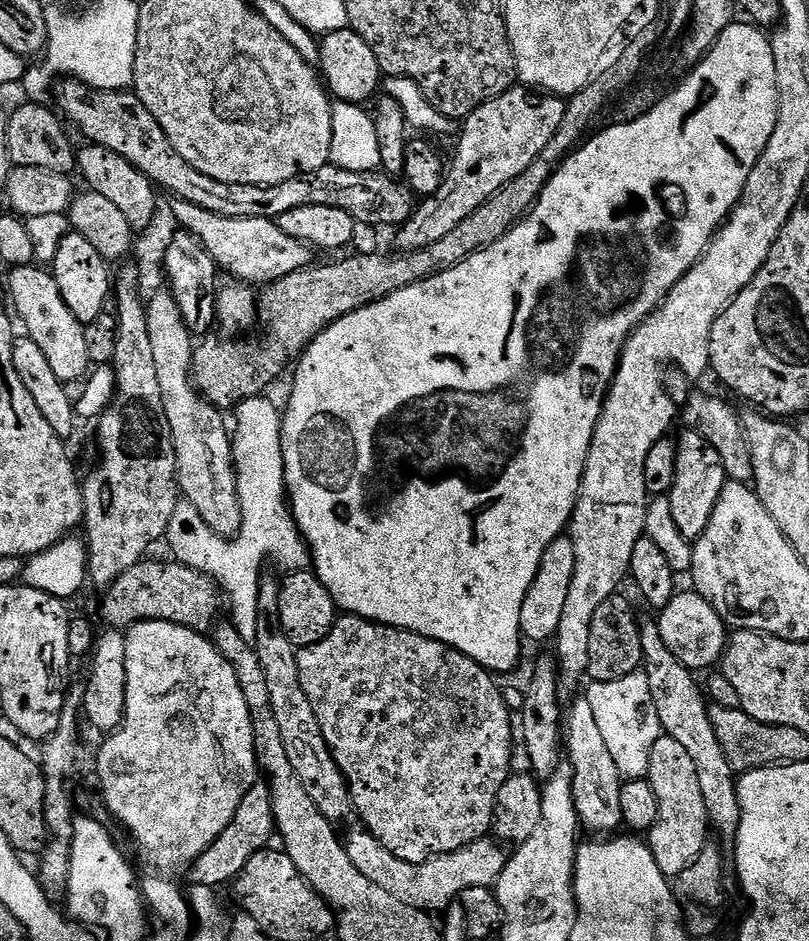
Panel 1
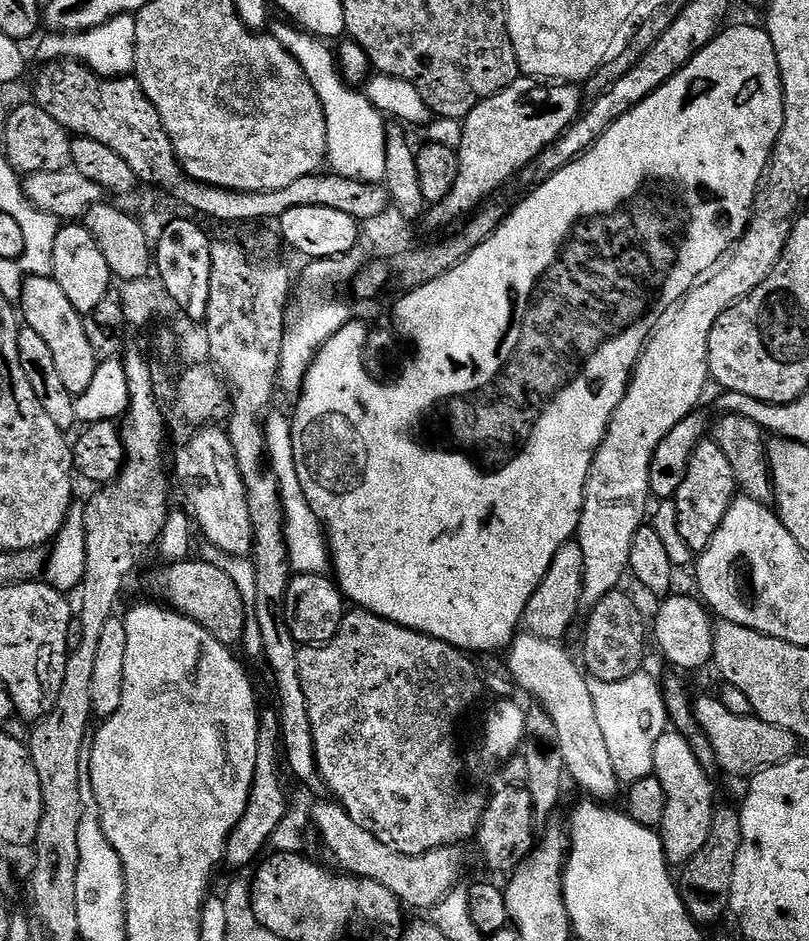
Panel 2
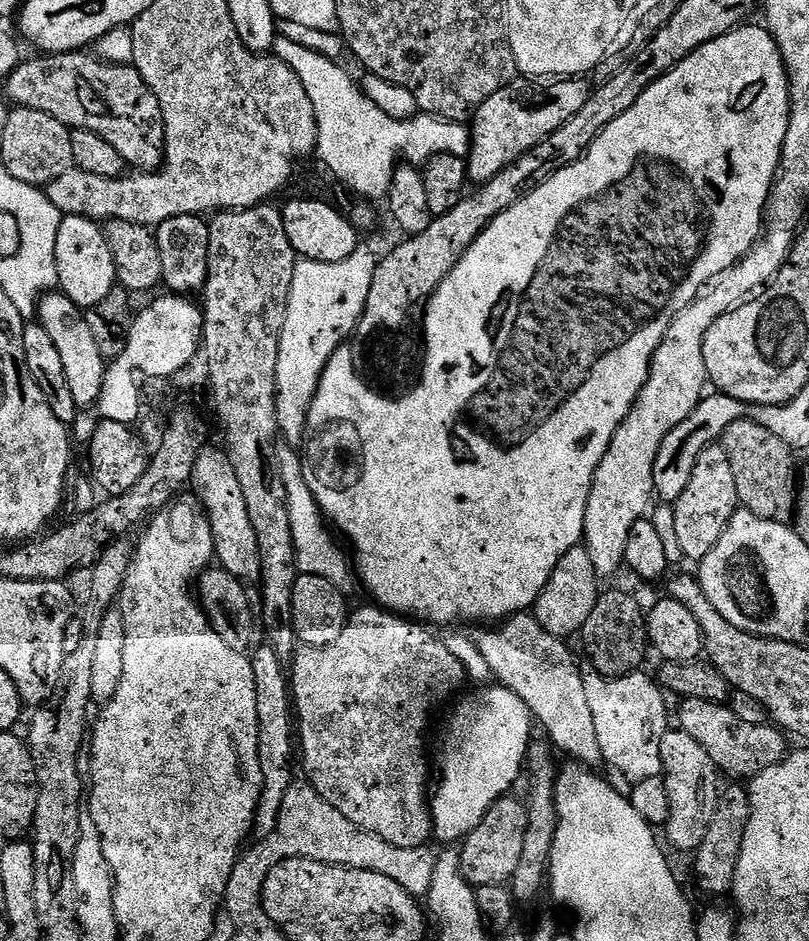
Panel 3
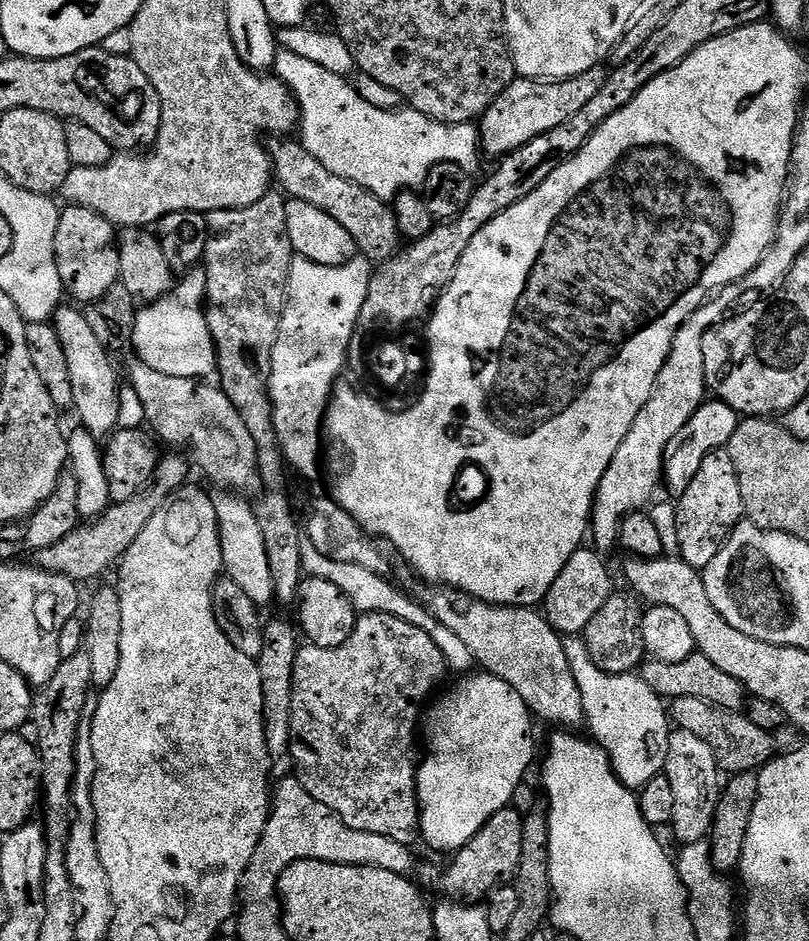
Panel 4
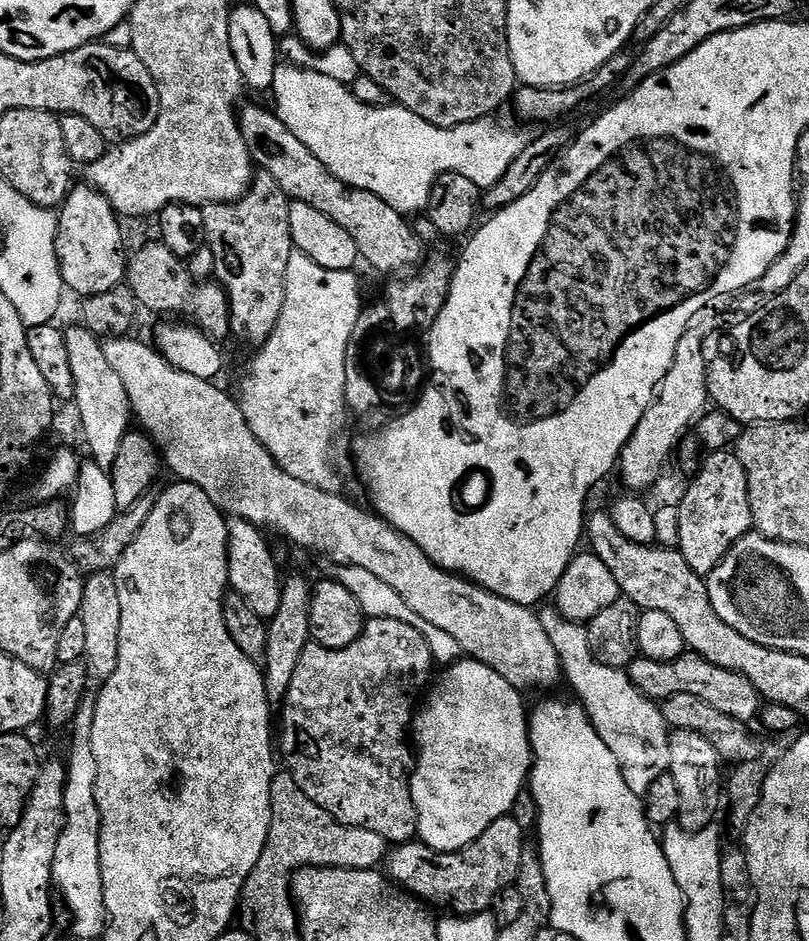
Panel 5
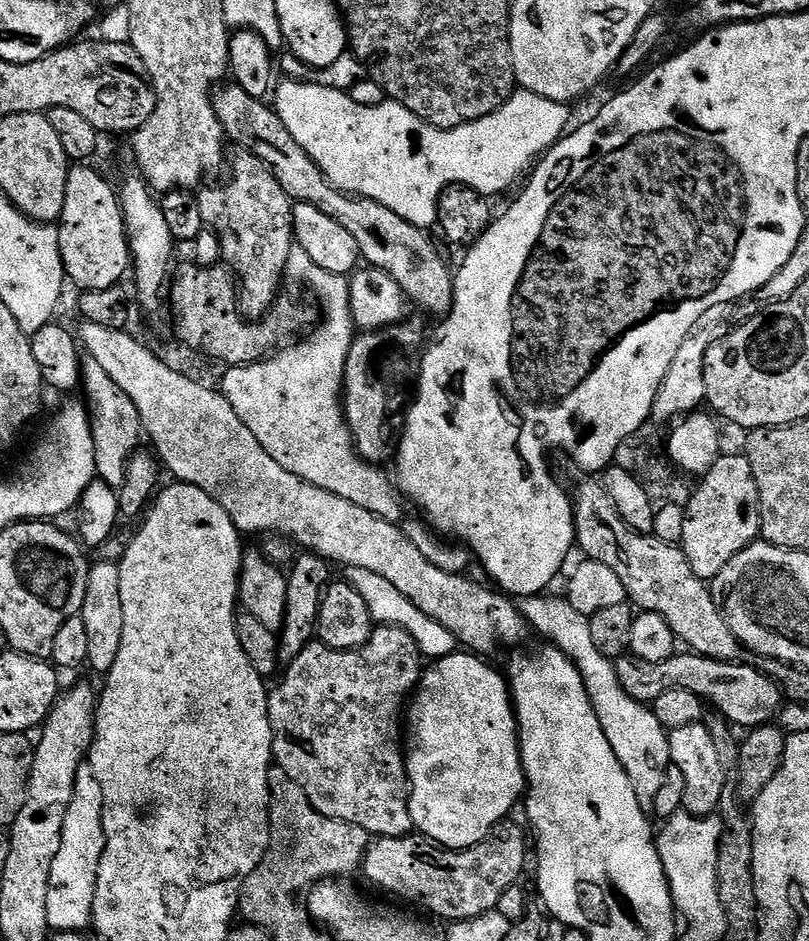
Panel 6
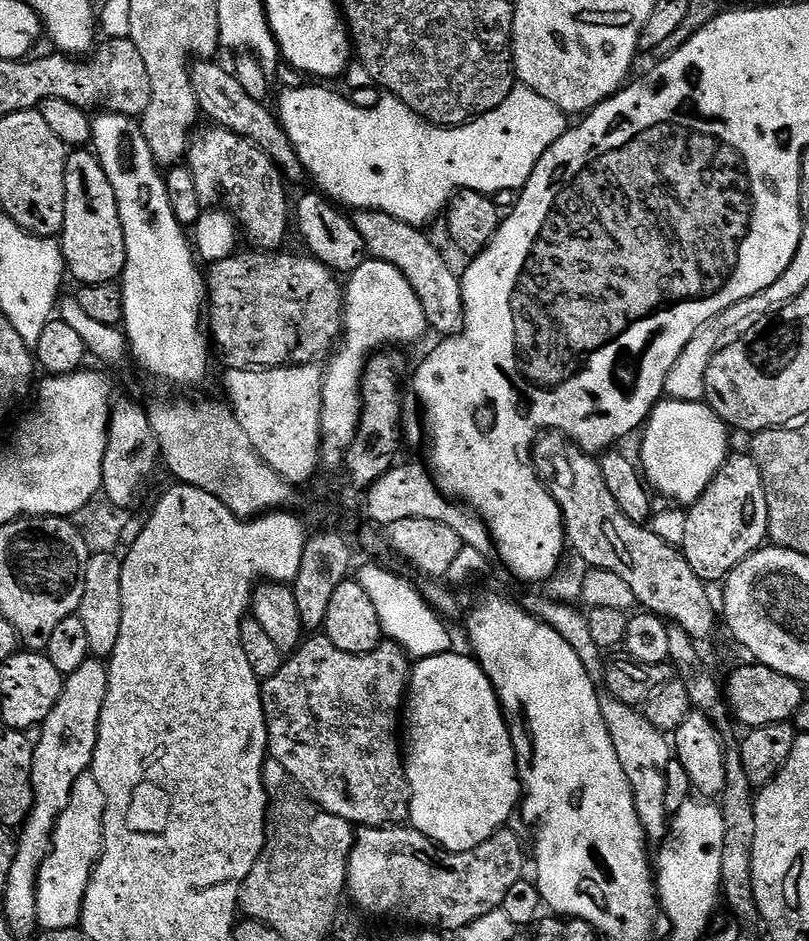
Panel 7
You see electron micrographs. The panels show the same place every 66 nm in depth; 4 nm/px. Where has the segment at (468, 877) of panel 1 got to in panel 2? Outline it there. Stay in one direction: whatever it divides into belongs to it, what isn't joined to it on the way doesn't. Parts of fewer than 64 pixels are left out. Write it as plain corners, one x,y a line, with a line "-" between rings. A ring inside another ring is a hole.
300,796
288,805
288,812
282,818
278,830
274,830
271,847
276,852
303,853
304,835
308,832
308,823
312,820
314,827
320,831
320,840
328,847
328,852
341,864
343,871
348,874
358,874
361,880
373,880
378,886
386,886
390,894
394,894
401,905
412,908
431,910
442,903
453,888
461,883
460,875
464,872
464,848
453,846
450,848
435,848
426,854
417,856
403,856
390,850
370,830
362,830
346,814
344,809
335,802
329,804
315,804
308,796

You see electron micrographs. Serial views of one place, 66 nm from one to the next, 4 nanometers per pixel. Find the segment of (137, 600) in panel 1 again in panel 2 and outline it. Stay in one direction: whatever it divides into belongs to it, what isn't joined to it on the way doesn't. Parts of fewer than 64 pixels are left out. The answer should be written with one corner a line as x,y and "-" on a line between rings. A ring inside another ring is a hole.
186,558
181,562
172,562
156,576
156,588
160,591
159,599
171,611
180,612
186,618
198,622
202,630
206,630
218,642
229,646
240,646
244,642
244,627
250,618
242,596
238,594
238,586
230,579
230,574
218,565
203,558

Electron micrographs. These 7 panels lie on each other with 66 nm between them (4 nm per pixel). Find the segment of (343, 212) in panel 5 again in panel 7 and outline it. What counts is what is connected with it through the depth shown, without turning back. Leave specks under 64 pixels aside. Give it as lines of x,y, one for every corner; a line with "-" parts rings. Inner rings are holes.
204,58
193,63
190,68
194,94
201,113
205,117
209,116
212,119
209,121
213,125
230,130
258,145
289,181
296,180
299,176
303,177
305,175
304,167
300,165
298,154
292,143
289,142
288,135
284,133
279,119
274,115
273,109
271,112
267,108
269,106
267,103
250,98
250,94
246,94
246,90
242,90
242,82
238,82
236,75
229,69
227,72
222,65
212,63
216,62
-
363,210
352,216
352,224
362,238
367,255
373,260
390,262
390,266
398,269
406,278
406,282
414,286
414,294
418,294
418,302
422,302
429,329
433,333
441,332
439,335
444,338
457,335
464,326
461,277
444,261
443,254
432,245
427,231
398,218
390,218
388,214

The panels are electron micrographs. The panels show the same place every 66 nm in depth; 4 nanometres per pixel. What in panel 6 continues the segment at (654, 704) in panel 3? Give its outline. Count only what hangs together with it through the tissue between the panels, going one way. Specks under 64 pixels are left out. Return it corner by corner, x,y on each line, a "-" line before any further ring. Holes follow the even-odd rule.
541,594
521,599
518,604
520,615
524,617
529,629
544,639
541,641
562,650
566,658
575,662
578,674
582,674
584,685
590,694
594,714
598,714
598,722
602,722
602,730
606,730
606,742
610,742
610,750
614,750
614,754
622,762
630,778
630,786
634,786
638,794
640,805
645,810
651,809
672,762
668,732
662,722
658,722
655,711
649,705
638,703
630,698
630,694
626,694
626,690
622,690
615,663
594,646
589,617
578,614
578,610
574,610
574,606
570,606
566,598
560,597
559,600
552,595

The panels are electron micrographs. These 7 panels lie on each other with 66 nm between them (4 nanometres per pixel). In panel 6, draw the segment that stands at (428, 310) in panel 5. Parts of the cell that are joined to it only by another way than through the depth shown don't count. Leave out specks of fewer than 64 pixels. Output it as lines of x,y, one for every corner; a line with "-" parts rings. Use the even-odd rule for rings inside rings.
401,322
395,327
389,326
379,330
364,330
353,339
350,346
350,354
346,358
346,370
344,371
344,386
342,389
342,407
350,417
350,432
355,437
356,451
361,459
369,464
383,465
383,460
391,461
394,456
394,448
388,439
392,432
384,428
392,424
394,417
388,413
388,400
384,396
376,376
372,376
372,359
374,354
381,351
388,352
389,342
398,342
409,335
407,323

